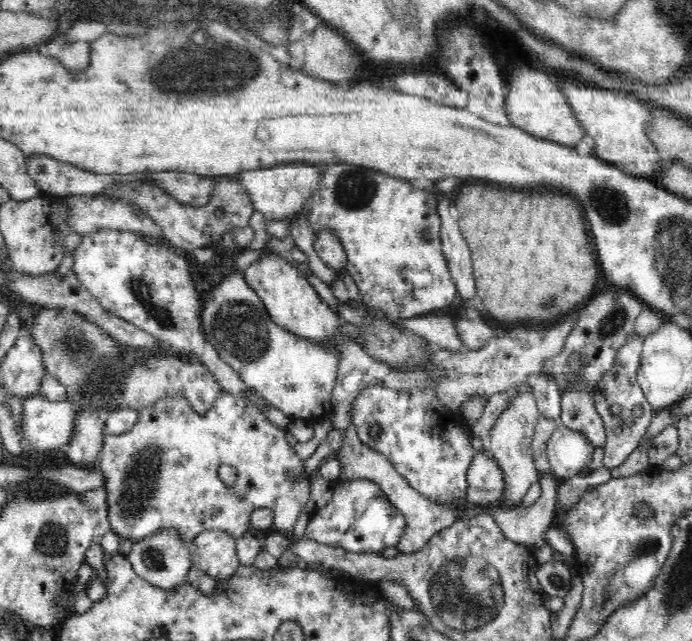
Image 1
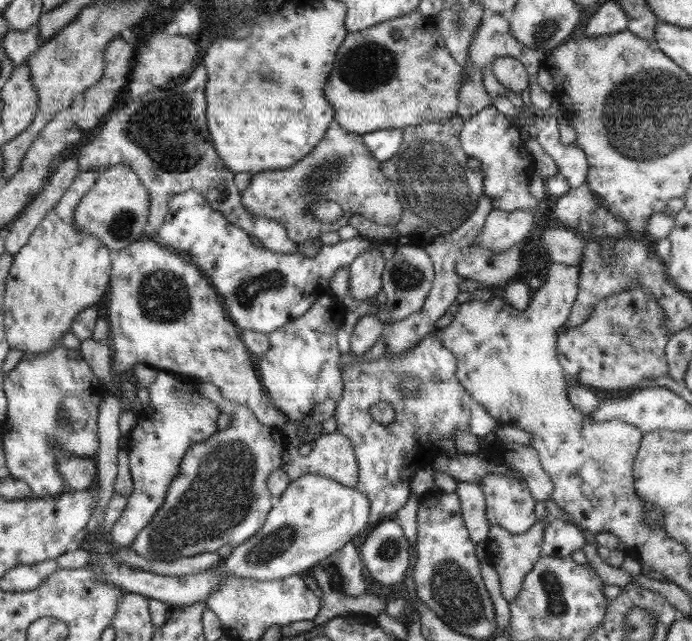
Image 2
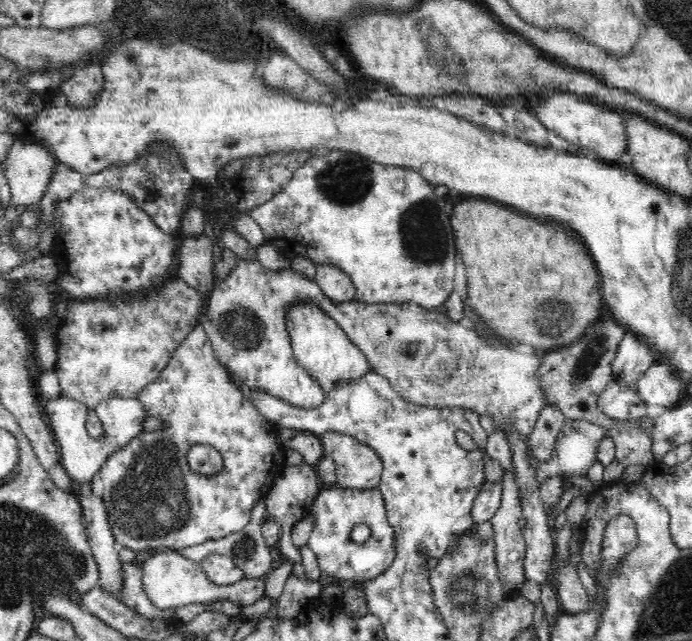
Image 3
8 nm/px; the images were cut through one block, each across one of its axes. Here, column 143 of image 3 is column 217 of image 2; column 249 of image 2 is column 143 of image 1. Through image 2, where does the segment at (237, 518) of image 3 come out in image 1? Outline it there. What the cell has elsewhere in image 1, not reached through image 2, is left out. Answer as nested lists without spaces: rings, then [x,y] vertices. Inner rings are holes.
[[[222,393],[218,395],[214,405],[206,413],[198,413],[193,410],[190,402],[184,395],[172,395],[170,398],[164,398],[160,402],[156,402],[154,406],[146,408],[139,413],[138,422],[125,434],[106,436],[101,448],[98,468],[102,470],[105,476],[105,489],[107,492],[107,515],[110,521],[111,529],[113,529],[122,540],[128,539],[133,543],[139,542],[160,530],[174,531],[182,541],[190,544],[194,538],[198,537],[203,531],[218,530],[226,531],[230,537],[234,539],[241,538],[248,533],[250,528],[250,514],[253,510],[267,508],[274,511],[274,527],[277,533],[290,535],[298,522],[298,515],[302,510],[307,508],[307,503],[311,501],[309,496],[311,489],[310,478],[304,474],[304,462],[298,458],[295,451],[288,441],[286,441],[286,430],[275,426],[267,420],[267,417],[259,410],[259,408],[251,408],[246,400],[239,396]],[[226,464],[236,468],[236,479],[230,484],[224,483],[218,476],[218,468]]]

